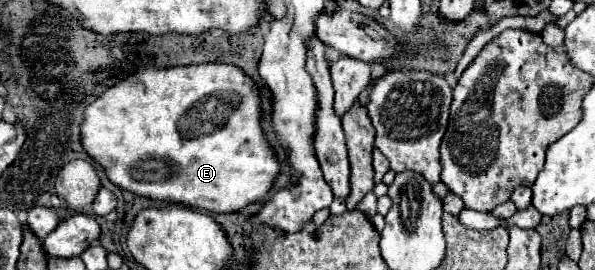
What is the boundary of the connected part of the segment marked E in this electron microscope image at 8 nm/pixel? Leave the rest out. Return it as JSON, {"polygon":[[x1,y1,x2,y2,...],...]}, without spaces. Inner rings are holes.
{"polygon":[[234,64,142,68,116,82,84,110,80,134,84,150,104,168,114,186,194,210,238,212,264,198,280,172,280,164,260,128,260,96,256,86]]}

